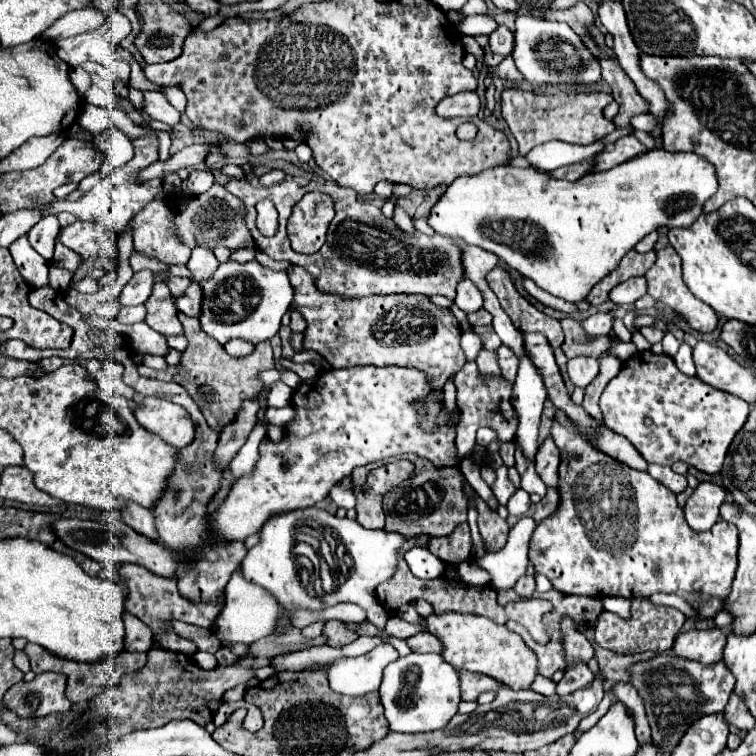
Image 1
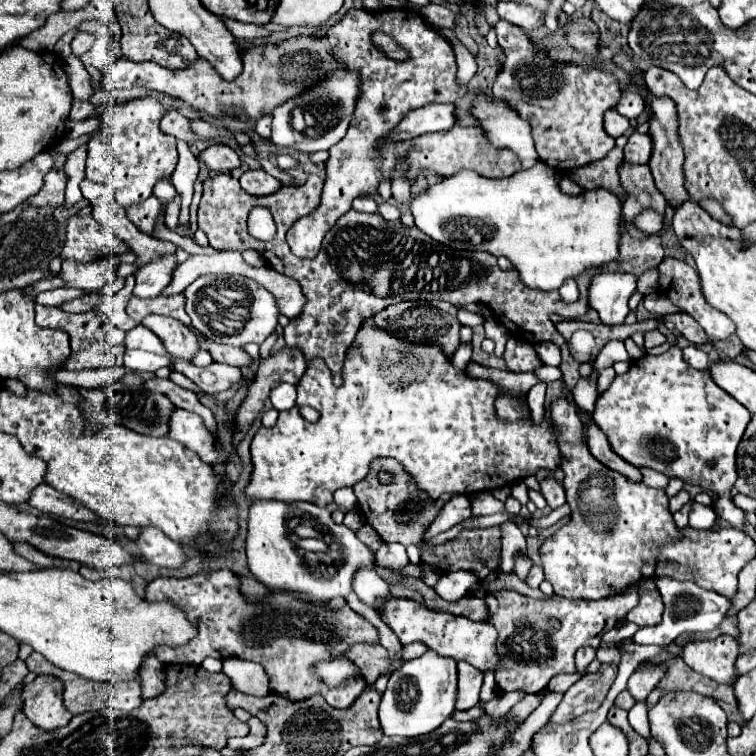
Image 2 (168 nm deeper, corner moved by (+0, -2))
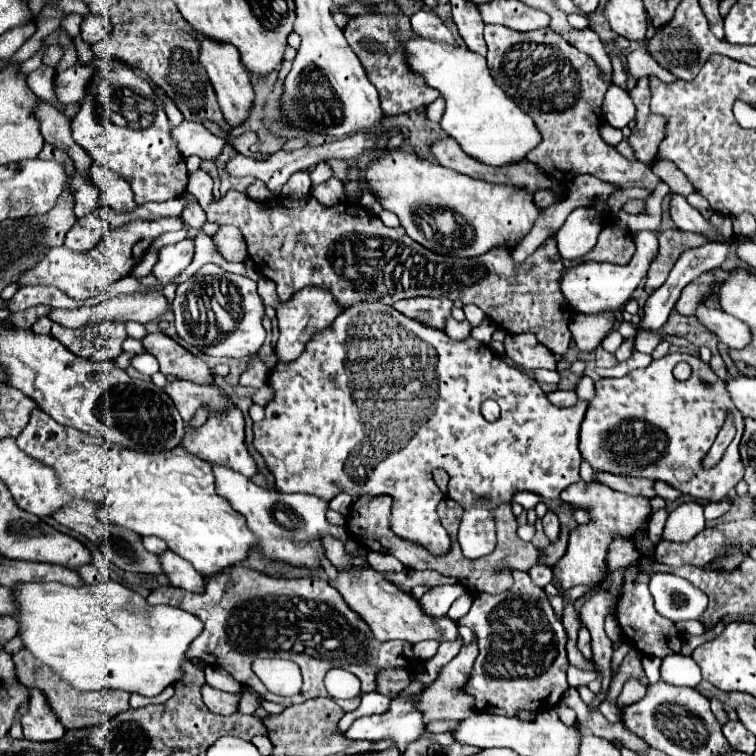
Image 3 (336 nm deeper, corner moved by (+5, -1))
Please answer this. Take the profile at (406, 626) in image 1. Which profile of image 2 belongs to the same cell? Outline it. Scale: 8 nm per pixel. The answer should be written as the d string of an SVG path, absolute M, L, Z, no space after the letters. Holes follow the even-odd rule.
M392 594L386 596L384 604L376 608L382 622L398 636L398 640L406 646L412 642L422 642L430 650L436 650L442 656L450 656L456 660L466 660L472 666L484 670L496 668L496 630L488 626L486 622L472 622L462 616L454 616L448 612L434 612L428 610L424 604L408 600L408 598L396 598Z

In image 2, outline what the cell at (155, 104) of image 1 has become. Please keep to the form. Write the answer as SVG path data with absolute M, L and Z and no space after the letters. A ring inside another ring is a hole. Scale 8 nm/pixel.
M176 110L166 112L166 116L164 116L162 122L160 122L160 128L164 130L164 134L170 134L170 136L186 142L186 144L190 144L190 142L194 142L194 140L200 140L200 138L192 132L190 120L184 118L184 116L182 116L180 112L176 112Z

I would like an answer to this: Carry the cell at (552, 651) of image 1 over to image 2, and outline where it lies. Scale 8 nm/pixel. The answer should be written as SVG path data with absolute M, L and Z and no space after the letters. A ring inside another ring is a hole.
M494 590L486 594L486 608L488 608L488 624L492 624L498 630L496 640L496 654L498 664L494 670L496 684L502 692L526 692L526 694L538 694L548 688L548 682L560 674L560 672L576 672L574 666L574 654L580 646L598 646L604 632L614 628L618 622L622 622L638 602L636 592L628 594L614 594L600 600L572 600L572 598L560 598L552 596L550 600L534 600L528 596L522 596L514 590ZM550 620L558 620L560 628L554 630ZM522 626L534 628L534 632L550 634L552 638L530 638L532 632L520 632Z

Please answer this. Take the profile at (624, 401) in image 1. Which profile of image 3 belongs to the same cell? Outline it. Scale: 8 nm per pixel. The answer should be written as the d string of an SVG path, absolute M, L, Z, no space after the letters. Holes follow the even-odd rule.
M669 353L657 361L653 361L645 369L635 369L619 379L599 379L595 383L597 395L589 403L585 413L581 433L579 433L579 451L583 459L587 459L595 471L609 471L615 475L631 475L631 477L647 477L661 479L681 493L691 495L693 499L703 501L725 501L729 491L743 479L743 463L739 457L739 441L743 435L743 415L733 405L723 381L713 373L713 369L703 363L695 355L685 353ZM679 361L687 361L693 367L693 375L687 381L677 381L673 377L673 367ZM727 417L733 417L737 435L731 445L725 449L723 459L713 469L703 469L701 459L711 449L719 429L723 427Z

